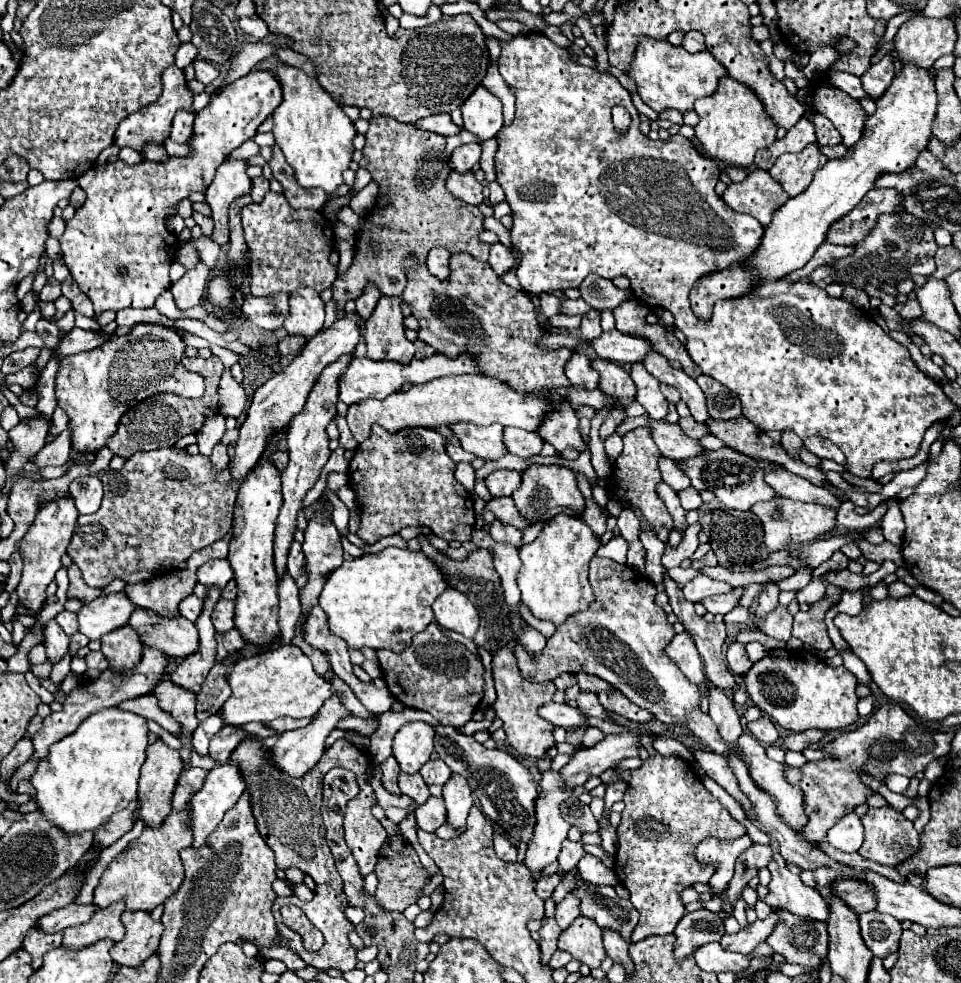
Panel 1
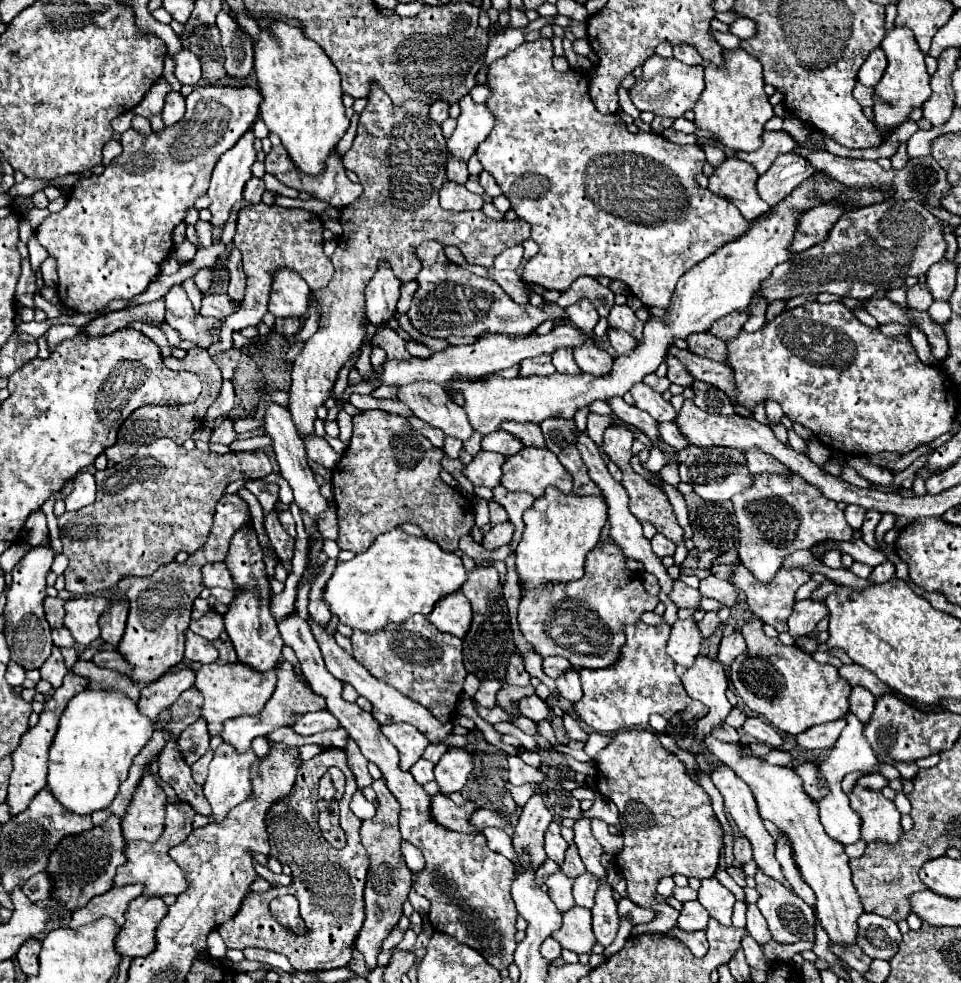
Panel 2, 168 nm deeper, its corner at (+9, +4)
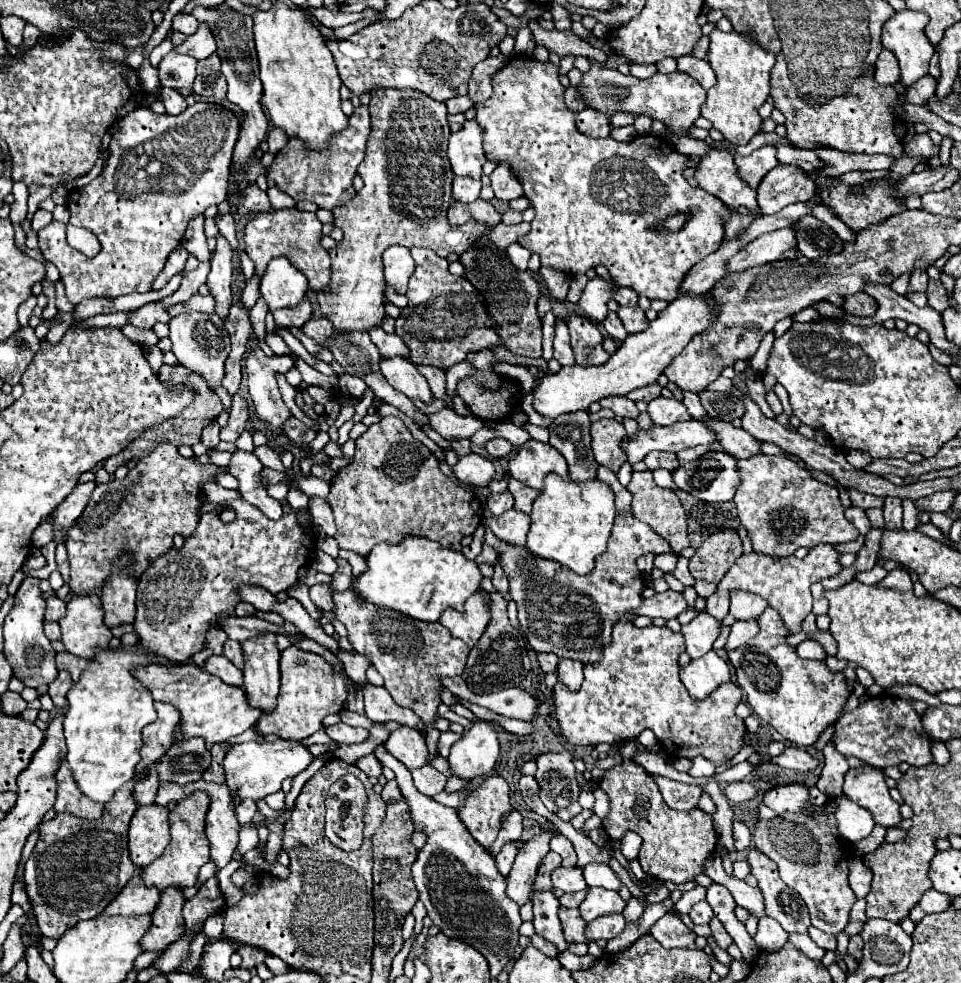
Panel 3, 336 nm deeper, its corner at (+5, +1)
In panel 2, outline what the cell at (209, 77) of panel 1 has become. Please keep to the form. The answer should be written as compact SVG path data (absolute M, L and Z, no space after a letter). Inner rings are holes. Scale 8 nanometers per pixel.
M183 50L179 52L175 58L175 76L181 84L199 84L201 82L201 64L199 64L199 58L189 52L189 50Z

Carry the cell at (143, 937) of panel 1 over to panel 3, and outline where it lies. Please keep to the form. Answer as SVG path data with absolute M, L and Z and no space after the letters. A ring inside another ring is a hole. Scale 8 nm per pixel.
M167 887L161 893L161 903L153 911L153 925L141 939L143 951L167 949L179 935L183 935L183 891L177 887Z

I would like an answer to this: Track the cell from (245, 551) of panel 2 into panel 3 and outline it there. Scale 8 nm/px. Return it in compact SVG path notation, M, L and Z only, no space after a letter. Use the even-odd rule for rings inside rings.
M257 635L241 645L245 651L243 689L247 701L261 713L271 713L279 695L279 649L275 635Z

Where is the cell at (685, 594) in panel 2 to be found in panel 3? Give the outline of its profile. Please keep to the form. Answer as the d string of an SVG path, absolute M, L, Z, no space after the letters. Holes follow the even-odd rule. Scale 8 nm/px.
M669 589L665 593L655 593L651 599L645 599L635 609L635 615L645 615L651 619L655 619L655 617L671 619L671 617L677 617L685 609L687 609L687 603L685 603L683 595Z

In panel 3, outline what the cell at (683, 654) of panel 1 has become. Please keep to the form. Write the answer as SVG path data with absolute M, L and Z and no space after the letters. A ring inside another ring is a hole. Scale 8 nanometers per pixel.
M705 611L699 613L687 625L683 625L681 627L681 633L685 637L685 645L687 645L689 657L697 659L697 657L709 653L711 647L713 647L713 643L715 643L715 639L719 637L721 627L723 627L723 623L721 621L715 621Z

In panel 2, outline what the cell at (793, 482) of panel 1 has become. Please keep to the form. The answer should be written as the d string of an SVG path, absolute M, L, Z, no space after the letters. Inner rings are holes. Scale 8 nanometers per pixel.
M749 450L749 452L743 452L743 454L745 454L745 458L747 458L747 466L749 466L749 472L751 472L753 476L763 474L763 472L789 476L789 468L783 466L783 464L779 464L779 460L775 460L773 456L767 456L765 452Z

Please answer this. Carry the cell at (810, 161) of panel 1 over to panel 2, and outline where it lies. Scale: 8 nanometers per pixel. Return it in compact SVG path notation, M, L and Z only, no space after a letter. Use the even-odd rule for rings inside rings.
M795 152L779 154L771 164L771 168L759 176L757 192L769 206L775 206L813 172L815 168L807 164L807 158L797 156Z

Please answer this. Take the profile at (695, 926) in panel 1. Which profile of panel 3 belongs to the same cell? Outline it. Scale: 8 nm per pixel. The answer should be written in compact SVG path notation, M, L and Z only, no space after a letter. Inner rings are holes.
M699 901L699 903L695 903L695 905L691 907L689 917L691 917L691 921L693 921L695 925L707 925L707 923L713 919L713 911L711 911L711 907L709 907L707 901Z

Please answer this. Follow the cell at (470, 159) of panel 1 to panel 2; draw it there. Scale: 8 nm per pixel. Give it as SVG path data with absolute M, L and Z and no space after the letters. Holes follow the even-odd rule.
M449 156L449 160L447 160L447 178L455 180L459 184L465 184L467 178L469 178L467 164L463 160L459 160L457 156Z

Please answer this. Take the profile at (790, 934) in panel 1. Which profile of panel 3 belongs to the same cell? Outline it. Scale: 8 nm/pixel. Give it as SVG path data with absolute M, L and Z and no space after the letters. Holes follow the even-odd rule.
M759 849L749 851L747 863L751 865L751 875L759 881L759 889L765 897L765 913L787 933L807 933L811 925L809 911L799 893L783 883L777 865Z

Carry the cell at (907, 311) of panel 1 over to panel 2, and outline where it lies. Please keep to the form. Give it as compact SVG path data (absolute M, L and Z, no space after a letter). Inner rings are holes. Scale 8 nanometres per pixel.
M915 284L911 288L907 288L907 306L913 308L913 310L919 310L919 312L925 312L929 306L931 306L933 298L931 298L931 292L927 290L925 284Z

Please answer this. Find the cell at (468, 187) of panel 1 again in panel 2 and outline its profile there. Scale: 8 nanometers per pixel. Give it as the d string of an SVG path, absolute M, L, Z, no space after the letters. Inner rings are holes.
M447 180L439 190L439 200L441 200L441 208L455 212L479 210L483 206L483 198L479 194L471 194L463 184L455 184L451 180Z

